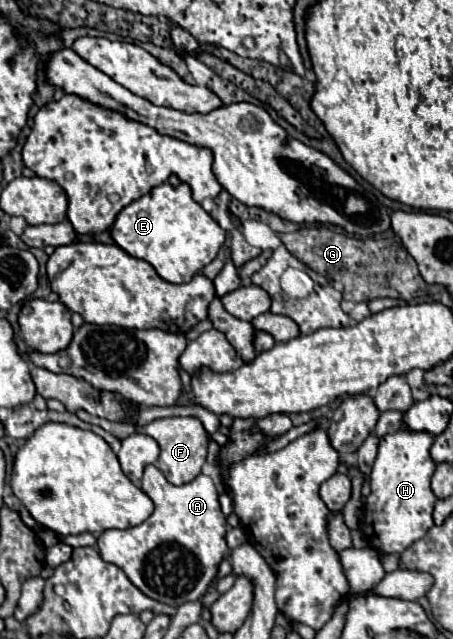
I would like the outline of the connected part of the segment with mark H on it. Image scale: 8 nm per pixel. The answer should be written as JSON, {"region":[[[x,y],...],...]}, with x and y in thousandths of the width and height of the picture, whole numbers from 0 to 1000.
{"region":[[[883,673],[839,685],[834,710],[817,742],[817,773],[795,808],[795,833],[839,867],[887,867],[958,820],[954,798],[962,776],[949,764],[949,748],[962,736],[962,726],[949,717],[954,692],[958,682],[945,676],[905,673]]]}

